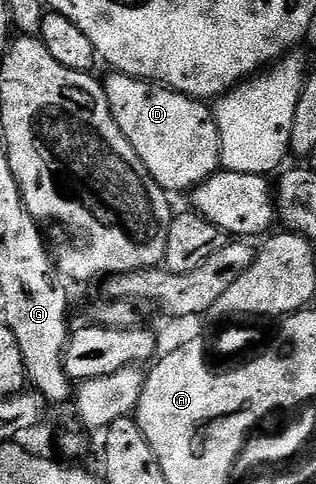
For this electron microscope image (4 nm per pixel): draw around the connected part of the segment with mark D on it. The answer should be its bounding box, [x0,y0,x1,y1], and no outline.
[103,71,221,191]

